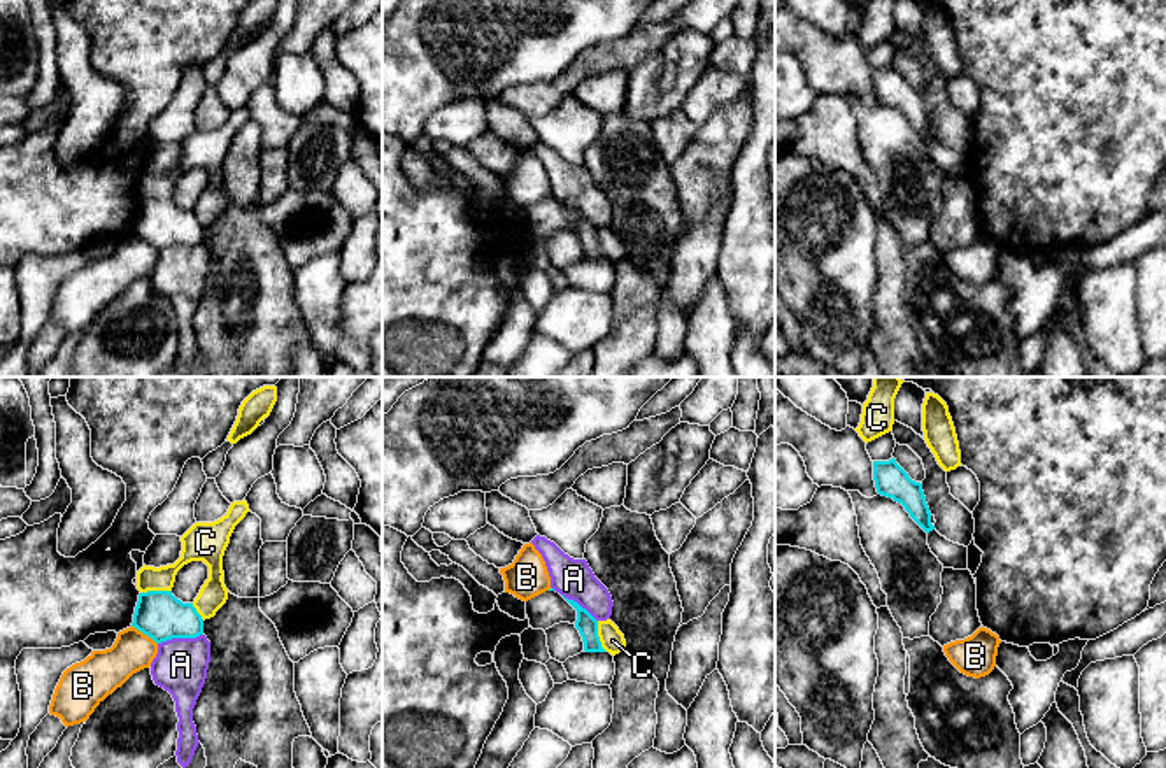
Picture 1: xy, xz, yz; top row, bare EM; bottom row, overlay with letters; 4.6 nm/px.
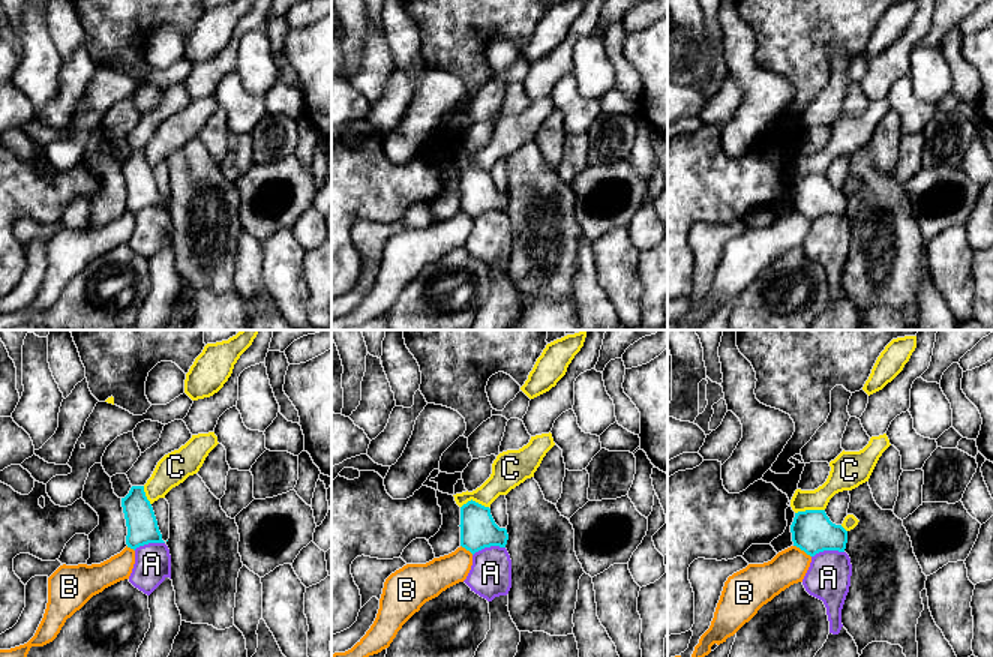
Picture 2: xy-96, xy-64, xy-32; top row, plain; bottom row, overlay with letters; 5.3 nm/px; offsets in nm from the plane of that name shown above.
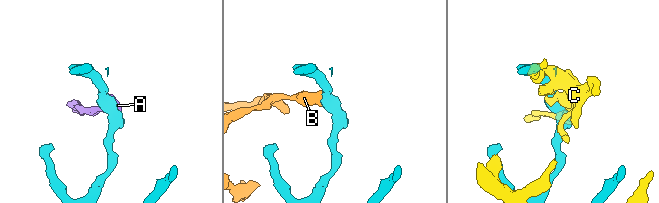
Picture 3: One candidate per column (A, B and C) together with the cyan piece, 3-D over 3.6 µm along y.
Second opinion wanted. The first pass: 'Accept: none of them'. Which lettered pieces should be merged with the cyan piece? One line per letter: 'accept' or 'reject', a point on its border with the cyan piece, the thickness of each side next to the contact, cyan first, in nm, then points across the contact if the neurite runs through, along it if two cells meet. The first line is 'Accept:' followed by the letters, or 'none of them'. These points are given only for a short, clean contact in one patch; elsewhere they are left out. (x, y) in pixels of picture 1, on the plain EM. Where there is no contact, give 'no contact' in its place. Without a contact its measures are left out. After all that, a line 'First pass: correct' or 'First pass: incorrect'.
Accept: none of them
A: reject; meets cyan in xy at (179, 244); 220 nm thick on the cyan side, 240 nm on the other; border along xy (202, 241), (167, 246), (158, 251)
B: reject; meets cyan in xy at (144, 241); 220 nm thick on the cyan side, 190 nm on the other; border along xy (132, 232), (156, 251)
C: reject; meets cyan in xy at (155, 199); 220 nm thick on the cyan side, 120 nm on the other
First pass: correct

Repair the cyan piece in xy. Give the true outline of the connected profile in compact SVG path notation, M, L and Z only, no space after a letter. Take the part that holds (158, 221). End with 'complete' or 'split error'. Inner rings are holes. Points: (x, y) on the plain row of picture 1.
M172 198L140 200L132 233L156 251L203 242L203 226L193 210L182 210Z; complete

